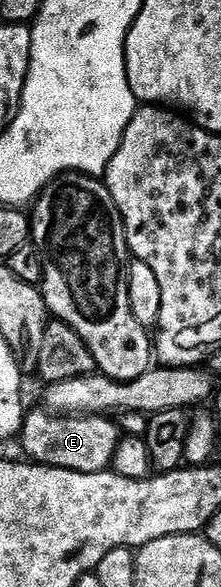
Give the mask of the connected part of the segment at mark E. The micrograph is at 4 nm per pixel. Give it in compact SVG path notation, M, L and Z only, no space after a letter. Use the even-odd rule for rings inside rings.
M46 408L28 409L23 416L23 450L32 462L40 462L42 466L56 466L73 472L101 472L111 470L111 461L117 452L117 444L121 437L116 419L101 414L56 414Z

